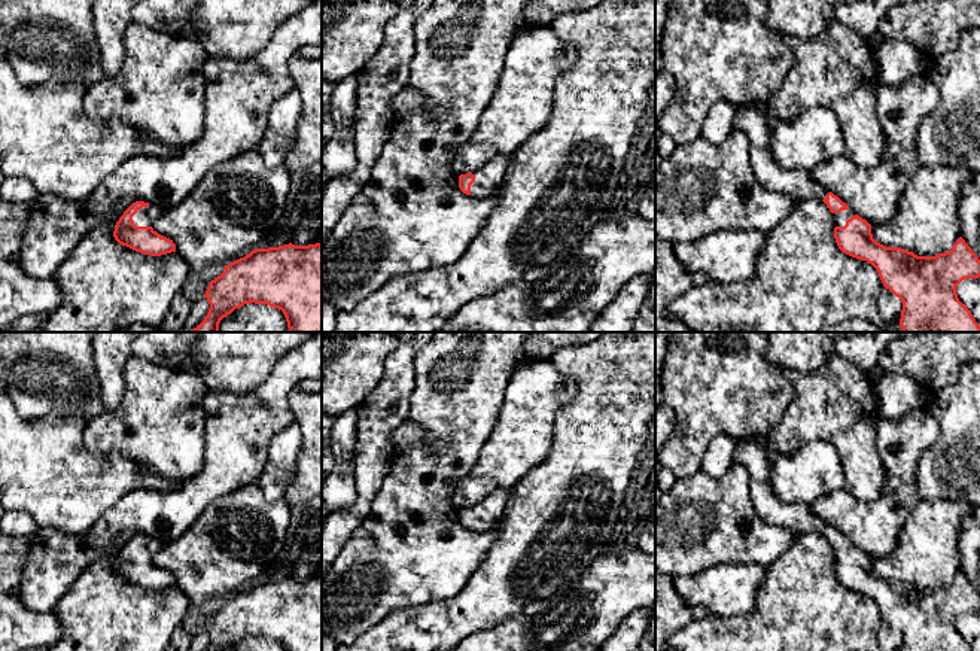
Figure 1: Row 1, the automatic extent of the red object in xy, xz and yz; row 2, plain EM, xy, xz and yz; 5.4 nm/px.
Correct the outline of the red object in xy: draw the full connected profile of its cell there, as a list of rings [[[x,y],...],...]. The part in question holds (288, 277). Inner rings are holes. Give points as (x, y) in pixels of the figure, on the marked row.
[[[292,243],[255,249],[228,265],[210,282],[206,295],[210,304],[204,320],[189,332],[219,332],[219,323],[244,304],[267,304],[283,311],[289,332],[322,332],[322,244]]]

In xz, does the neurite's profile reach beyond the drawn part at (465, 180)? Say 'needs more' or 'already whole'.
needs more

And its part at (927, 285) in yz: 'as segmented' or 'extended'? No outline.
extended

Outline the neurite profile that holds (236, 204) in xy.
[[[249,150],[210,168],[179,204],[167,207],[152,228],[176,244],[176,252],[192,271],[228,265],[255,250],[270,231],[284,225],[290,180],[284,165],[267,167],[256,150]]]

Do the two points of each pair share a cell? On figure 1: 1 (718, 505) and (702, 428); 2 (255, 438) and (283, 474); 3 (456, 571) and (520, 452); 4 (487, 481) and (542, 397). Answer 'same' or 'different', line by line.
1: different
2: different
3: different
4: same

